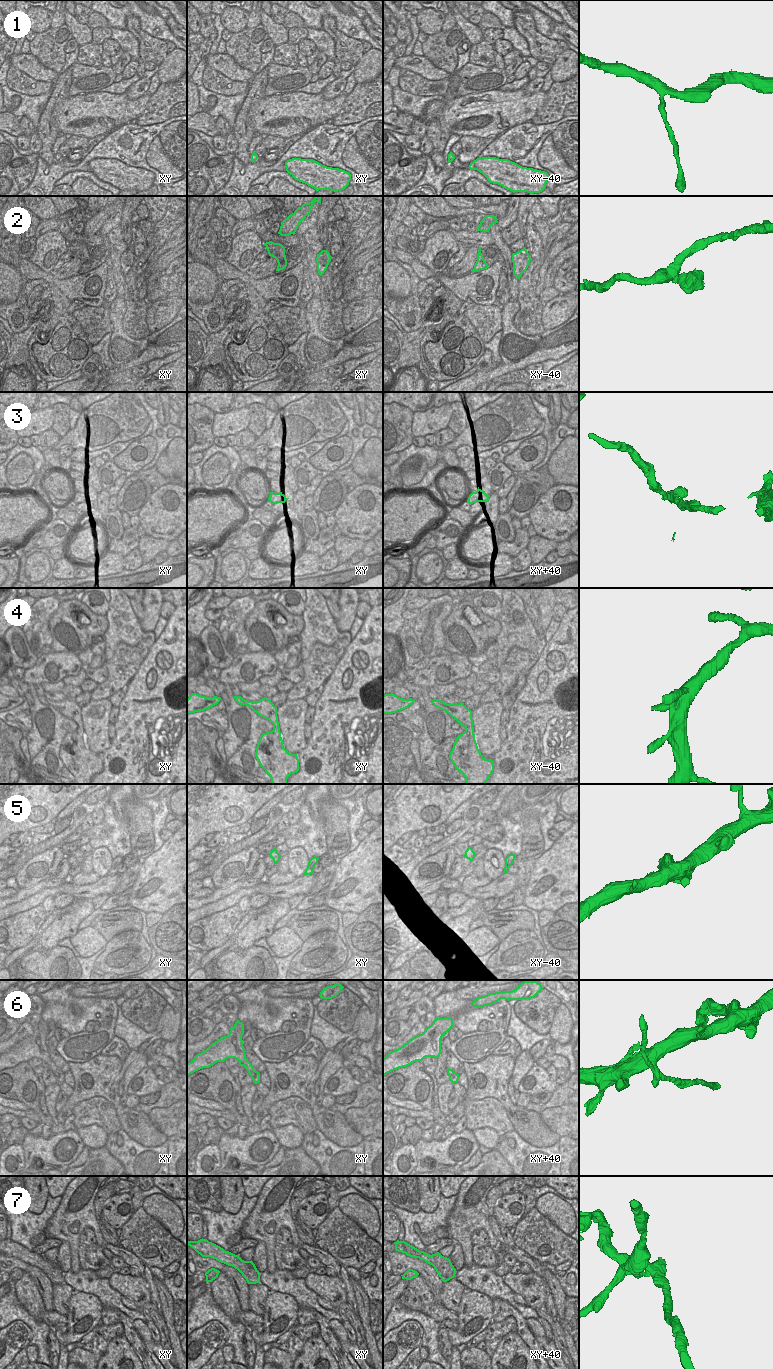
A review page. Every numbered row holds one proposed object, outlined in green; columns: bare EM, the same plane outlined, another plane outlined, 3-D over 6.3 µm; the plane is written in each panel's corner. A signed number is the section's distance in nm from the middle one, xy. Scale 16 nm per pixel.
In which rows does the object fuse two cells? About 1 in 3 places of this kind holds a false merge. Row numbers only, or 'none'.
3, 6, 7

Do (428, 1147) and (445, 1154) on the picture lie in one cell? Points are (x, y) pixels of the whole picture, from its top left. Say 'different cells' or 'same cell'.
same cell

